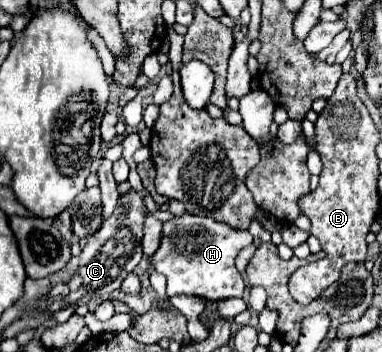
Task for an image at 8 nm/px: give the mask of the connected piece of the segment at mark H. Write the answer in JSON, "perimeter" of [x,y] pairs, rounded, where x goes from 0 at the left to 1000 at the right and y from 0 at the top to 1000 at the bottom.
{"perimeter":[[[487,608],[476,619],[455,619],[429,636],[429,676],[419,688],[419,705],[393,739],[398,739],[398,756],[440,790],[440,813],[435,813],[440,847],[461,835],[508,835],[539,852],[592,852],[592,847],[639,835],[639,795],[634,795],[634,778],[613,756],[613,733],[649,693],[660,693],[660,670],[649,659],[597,648],[597,636],[576,636],[555,619]]]}

